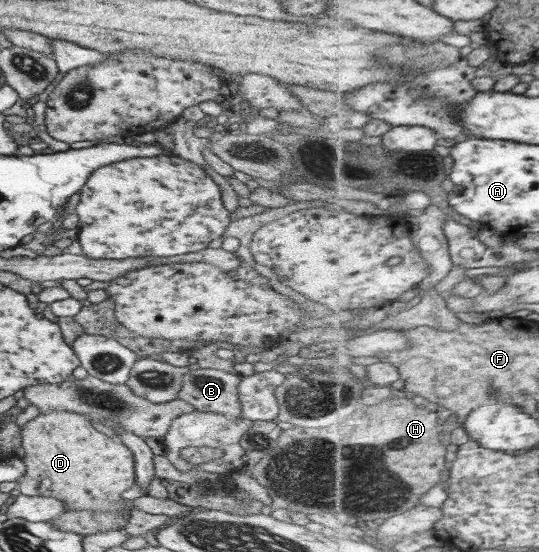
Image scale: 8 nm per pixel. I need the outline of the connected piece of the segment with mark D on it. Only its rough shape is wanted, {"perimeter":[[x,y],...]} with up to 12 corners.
{"perimeter":[[83,414],[20,430],[20,495],[127,510],[133,454]]}

